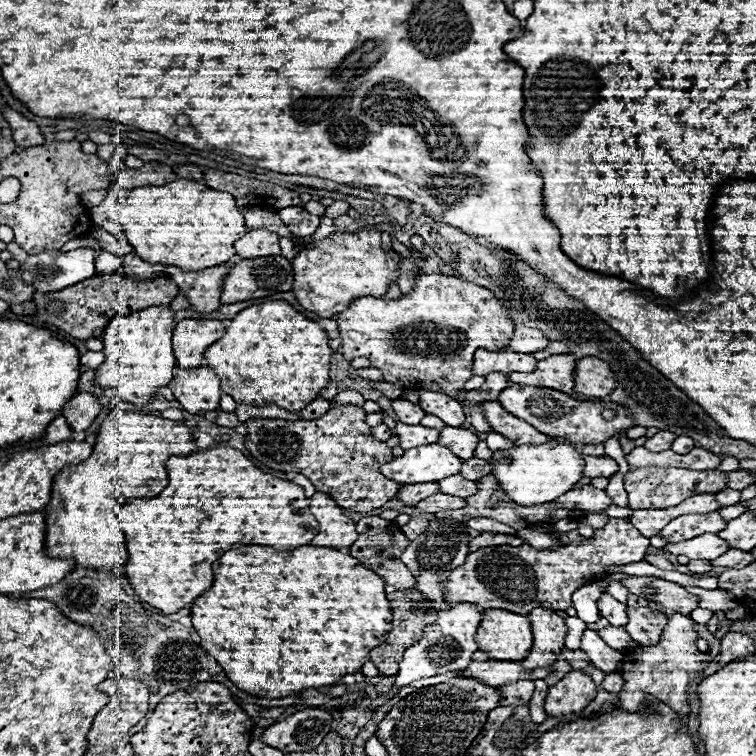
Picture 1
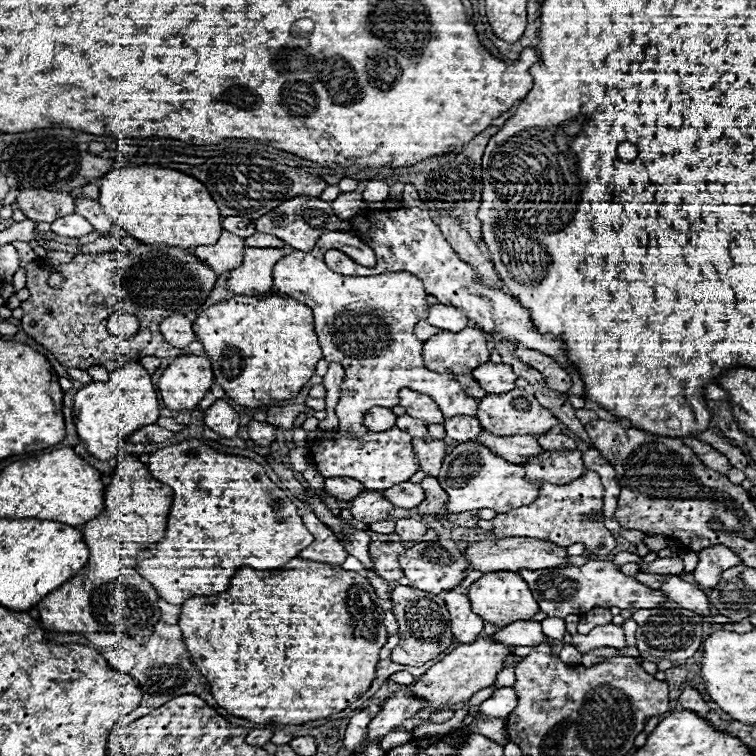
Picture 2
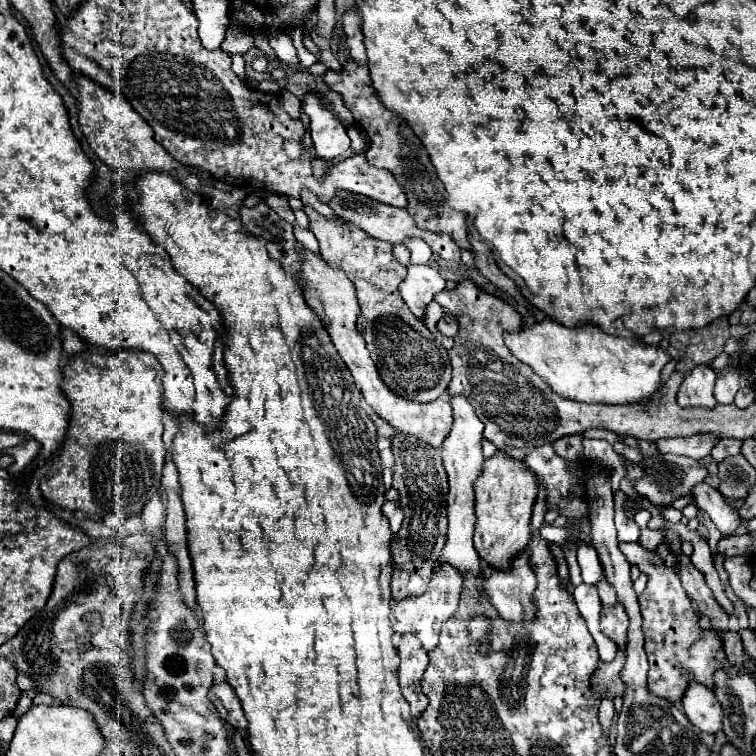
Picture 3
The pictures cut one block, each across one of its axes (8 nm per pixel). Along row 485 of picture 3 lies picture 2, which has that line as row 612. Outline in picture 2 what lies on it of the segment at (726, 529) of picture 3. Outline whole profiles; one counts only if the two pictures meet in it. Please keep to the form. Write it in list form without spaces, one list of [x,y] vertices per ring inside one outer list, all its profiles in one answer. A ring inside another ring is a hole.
[[[674,574],[664,576],[660,590],[662,590],[670,600],[682,604],[682,608],[690,608],[692,612],[702,612],[702,616],[706,616],[706,614],[710,612],[708,596],[706,596],[700,588],[696,588],[696,586],[684,582],[684,580],[680,580],[680,578],[674,576]]]

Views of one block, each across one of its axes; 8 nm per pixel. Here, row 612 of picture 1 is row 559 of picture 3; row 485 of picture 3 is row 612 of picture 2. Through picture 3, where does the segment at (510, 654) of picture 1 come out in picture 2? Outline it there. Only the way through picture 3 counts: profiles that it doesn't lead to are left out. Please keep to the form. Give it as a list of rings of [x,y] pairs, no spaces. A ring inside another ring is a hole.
[[[500,570],[500,572],[484,574],[480,580],[476,580],[470,586],[468,598],[472,602],[472,612],[482,616],[484,622],[490,622],[490,624],[494,624],[498,628],[502,628],[502,626],[506,626],[510,622],[530,620],[538,612],[538,604],[536,604],[528,584],[526,584],[526,580],[518,572]]]

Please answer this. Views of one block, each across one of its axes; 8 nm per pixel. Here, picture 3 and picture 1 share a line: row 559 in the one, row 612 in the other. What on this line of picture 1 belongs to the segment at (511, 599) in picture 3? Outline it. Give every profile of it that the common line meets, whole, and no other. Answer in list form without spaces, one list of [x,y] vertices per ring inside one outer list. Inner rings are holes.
[[[610,518],[610,522],[602,528],[596,530],[592,538],[580,542],[580,544],[564,544],[560,550],[534,550],[528,544],[520,546],[486,546],[476,552],[470,552],[466,562],[454,572],[450,572],[448,580],[440,584],[444,588],[444,600],[448,604],[458,604],[458,602],[470,602],[480,608],[502,608],[510,610],[516,614],[530,614],[534,608],[550,608],[550,610],[566,610],[570,608],[570,596],[584,584],[592,582],[594,578],[602,576],[604,570],[612,564],[630,564],[630,562],[640,562],[646,554],[646,548],[650,546],[650,538],[642,536],[628,520],[622,518]]]

